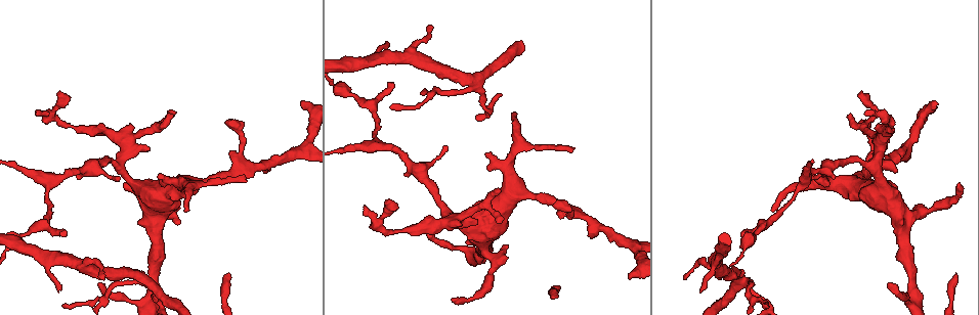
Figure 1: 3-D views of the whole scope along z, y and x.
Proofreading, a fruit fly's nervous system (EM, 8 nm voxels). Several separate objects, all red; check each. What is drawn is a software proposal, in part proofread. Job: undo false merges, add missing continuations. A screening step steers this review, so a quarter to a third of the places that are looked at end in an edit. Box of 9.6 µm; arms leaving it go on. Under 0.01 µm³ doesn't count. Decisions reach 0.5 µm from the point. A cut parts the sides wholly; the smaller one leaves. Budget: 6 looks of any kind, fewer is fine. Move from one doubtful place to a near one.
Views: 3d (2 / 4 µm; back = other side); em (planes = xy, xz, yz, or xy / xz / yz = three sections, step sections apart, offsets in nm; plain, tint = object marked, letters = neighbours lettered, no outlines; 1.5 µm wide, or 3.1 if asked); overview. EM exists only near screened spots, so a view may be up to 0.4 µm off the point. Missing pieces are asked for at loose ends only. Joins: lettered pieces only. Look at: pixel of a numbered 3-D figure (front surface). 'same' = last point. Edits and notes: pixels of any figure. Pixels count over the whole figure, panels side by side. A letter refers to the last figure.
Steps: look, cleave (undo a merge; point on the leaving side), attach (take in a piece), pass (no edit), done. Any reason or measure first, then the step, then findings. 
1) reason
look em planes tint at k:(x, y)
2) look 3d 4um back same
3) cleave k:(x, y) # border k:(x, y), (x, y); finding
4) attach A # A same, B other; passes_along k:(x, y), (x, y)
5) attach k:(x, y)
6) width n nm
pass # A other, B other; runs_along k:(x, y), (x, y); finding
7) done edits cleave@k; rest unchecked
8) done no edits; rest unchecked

an open end
look em xy step 8 tint at 1:(700, 291)

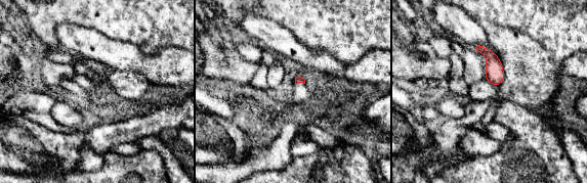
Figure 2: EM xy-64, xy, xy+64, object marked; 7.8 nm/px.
cut it another way
look em planes letters same

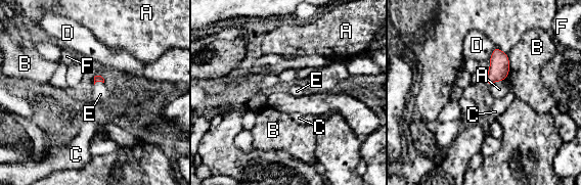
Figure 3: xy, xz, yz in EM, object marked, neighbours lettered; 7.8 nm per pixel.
attach E # A other, B other, C other, D other, E same, F other; the neuron continues

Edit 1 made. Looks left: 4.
a narrow waist
look em planes tint at 1:(380, 222)

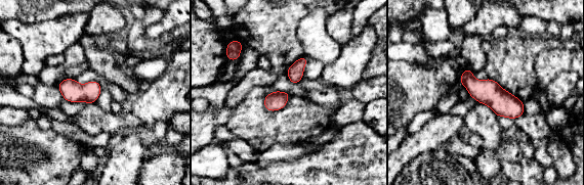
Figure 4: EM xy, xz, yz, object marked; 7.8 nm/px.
look em planes letters same

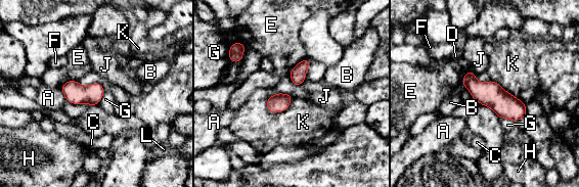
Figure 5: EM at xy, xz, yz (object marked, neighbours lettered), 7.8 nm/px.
pass # A other, B other, C other, D other, E other, F other, G other, H other, J other, K other, L other; runs_along 5:(466, 77), (482, 92), (523, 114); one neuron here

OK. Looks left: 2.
done edits attach@3; rest unchecked

